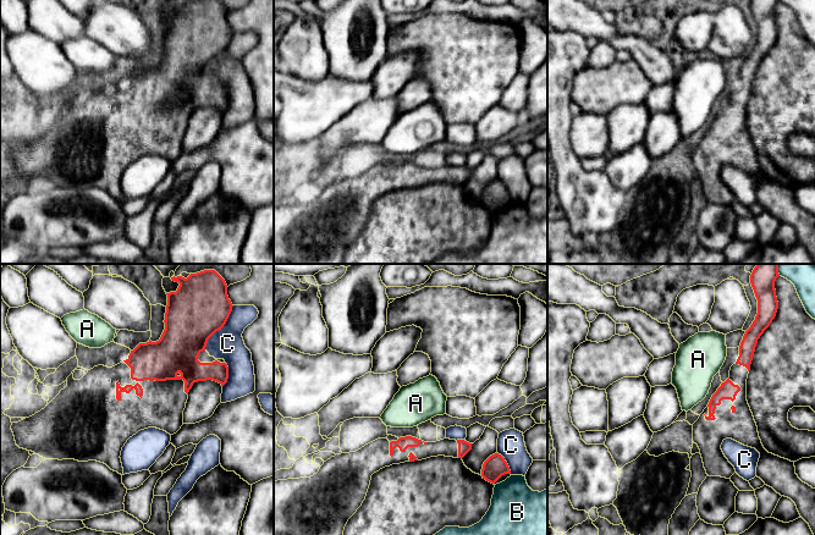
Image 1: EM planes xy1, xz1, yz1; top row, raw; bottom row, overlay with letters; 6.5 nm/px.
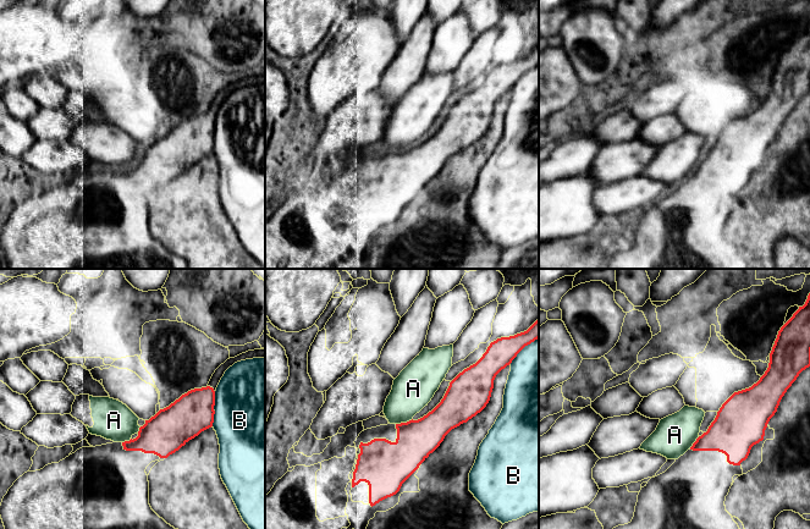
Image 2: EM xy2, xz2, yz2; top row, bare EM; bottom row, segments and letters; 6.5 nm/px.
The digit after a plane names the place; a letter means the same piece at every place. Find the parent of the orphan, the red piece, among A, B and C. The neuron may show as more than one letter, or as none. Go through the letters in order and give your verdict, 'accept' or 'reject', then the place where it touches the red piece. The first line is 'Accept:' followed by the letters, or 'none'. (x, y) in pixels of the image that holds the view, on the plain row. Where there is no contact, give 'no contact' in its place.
Accept: none
A: reject; contact xz2 (403, 149)
B: reject; contact xy2 (213, 134)
C: reject; contact xy1 (220, 55)

